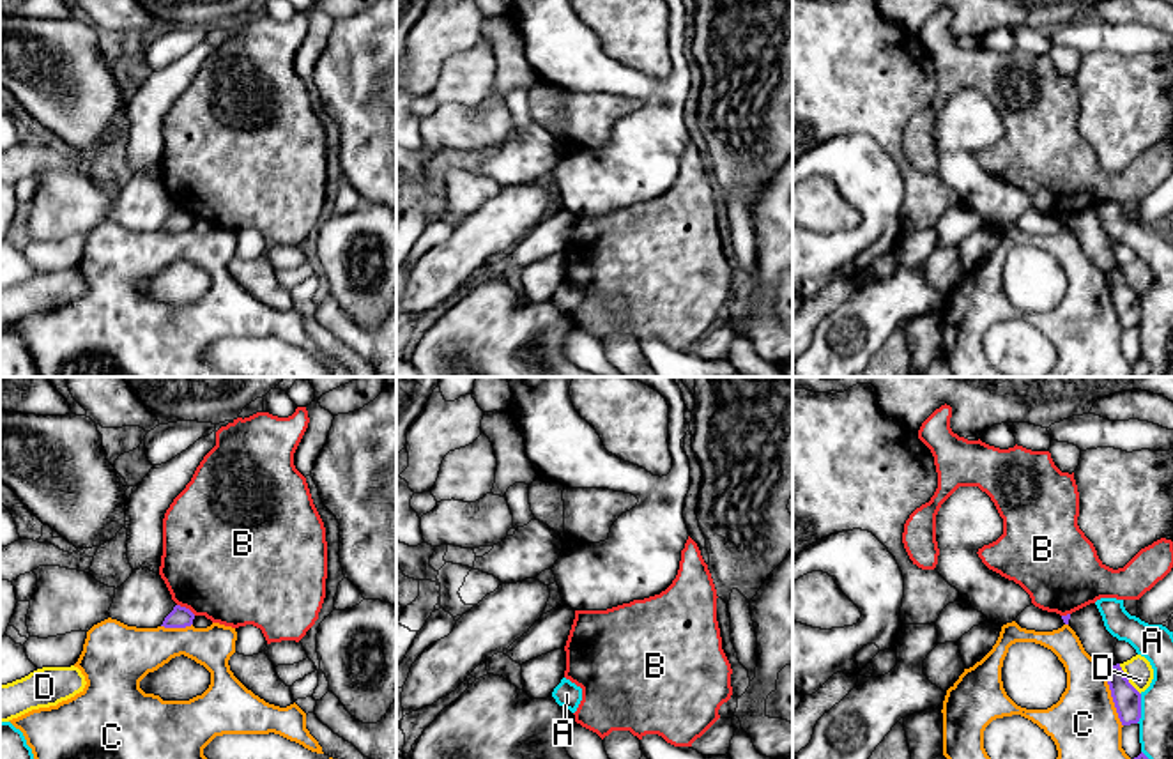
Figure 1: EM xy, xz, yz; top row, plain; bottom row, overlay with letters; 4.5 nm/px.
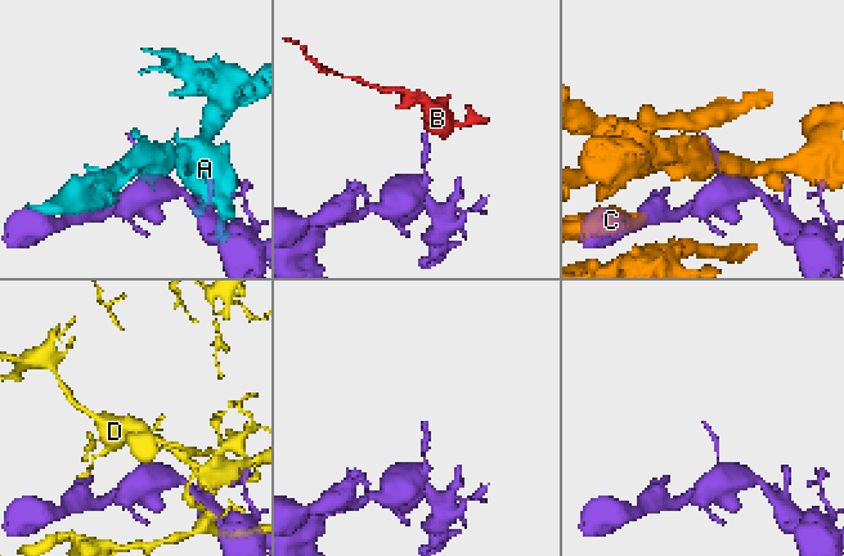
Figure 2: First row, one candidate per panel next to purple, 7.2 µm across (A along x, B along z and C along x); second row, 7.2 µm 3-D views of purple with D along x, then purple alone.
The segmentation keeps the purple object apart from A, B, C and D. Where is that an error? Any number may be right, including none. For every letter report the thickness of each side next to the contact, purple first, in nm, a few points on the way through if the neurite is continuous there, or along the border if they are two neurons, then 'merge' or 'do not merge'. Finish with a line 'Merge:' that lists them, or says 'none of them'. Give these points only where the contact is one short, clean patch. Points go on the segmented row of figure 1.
A: 130/160 nm | do not merge
B: 100/480 nm | along xy (177, 604), (195, 614) | do not merge
C: 130/320 nm | do not merge
D: 130/120 nm | do not merge
Merge: none of them

